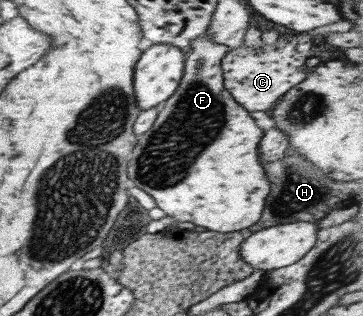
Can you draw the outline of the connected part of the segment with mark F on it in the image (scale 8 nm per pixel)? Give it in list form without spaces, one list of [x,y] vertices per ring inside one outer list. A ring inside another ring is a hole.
[[[206,32],[190,42],[190,53],[185,55],[182,79],[176,91],[163,103],[151,128],[137,137],[126,168],[132,184],[152,197],[156,207],[166,216],[176,222],[192,222],[194,226],[217,233],[235,233],[258,222],[268,194],[268,182],[256,156],[262,131],[223,88],[220,59],[227,49],[222,44],[214,44],[212,38],[208,40]],[[192,170],[200,170],[204,176],[190,178]]]

